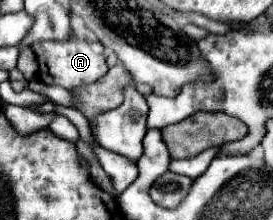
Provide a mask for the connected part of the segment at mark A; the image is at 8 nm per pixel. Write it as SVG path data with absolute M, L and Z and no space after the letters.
M73 36L67 42L43 40L43 42L33 44L31 48L33 48L33 52L37 56L37 62L39 62L39 76L43 76L43 78L49 76L47 80L43 80L45 84L63 86L67 90L73 90L77 86L97 82L107 72L105 52L103 52L103 46L99 42L89 42L89 40L81 40L81 38Z

